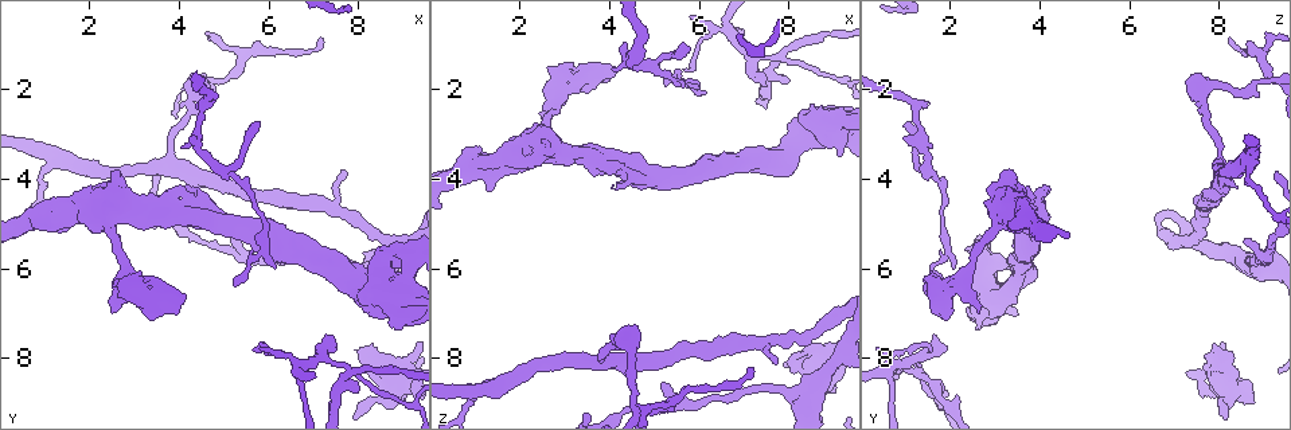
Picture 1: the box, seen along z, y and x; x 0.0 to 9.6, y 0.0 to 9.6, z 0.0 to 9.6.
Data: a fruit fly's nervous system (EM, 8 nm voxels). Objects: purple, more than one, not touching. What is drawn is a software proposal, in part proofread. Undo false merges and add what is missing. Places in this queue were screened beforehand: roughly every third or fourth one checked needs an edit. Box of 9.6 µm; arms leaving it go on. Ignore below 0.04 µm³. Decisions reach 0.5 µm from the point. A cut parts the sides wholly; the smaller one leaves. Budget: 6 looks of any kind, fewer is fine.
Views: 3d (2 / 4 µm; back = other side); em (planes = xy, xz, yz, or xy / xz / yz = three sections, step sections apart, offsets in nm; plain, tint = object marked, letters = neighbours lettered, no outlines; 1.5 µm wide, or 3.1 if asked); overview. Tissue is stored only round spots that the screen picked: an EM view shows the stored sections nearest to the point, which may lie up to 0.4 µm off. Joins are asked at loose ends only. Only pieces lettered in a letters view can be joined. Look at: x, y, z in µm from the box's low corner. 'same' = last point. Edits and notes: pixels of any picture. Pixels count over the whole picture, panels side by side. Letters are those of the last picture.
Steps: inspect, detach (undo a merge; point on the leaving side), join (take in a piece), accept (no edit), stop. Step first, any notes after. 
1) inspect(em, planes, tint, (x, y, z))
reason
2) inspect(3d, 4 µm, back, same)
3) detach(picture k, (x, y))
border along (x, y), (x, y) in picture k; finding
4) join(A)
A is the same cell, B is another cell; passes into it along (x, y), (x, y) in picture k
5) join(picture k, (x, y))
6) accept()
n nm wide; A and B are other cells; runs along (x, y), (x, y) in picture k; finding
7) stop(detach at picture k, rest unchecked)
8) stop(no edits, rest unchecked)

inspect(3d, 2 µm, back, (7.75, 8.25, 1.30))
looks like a crossing

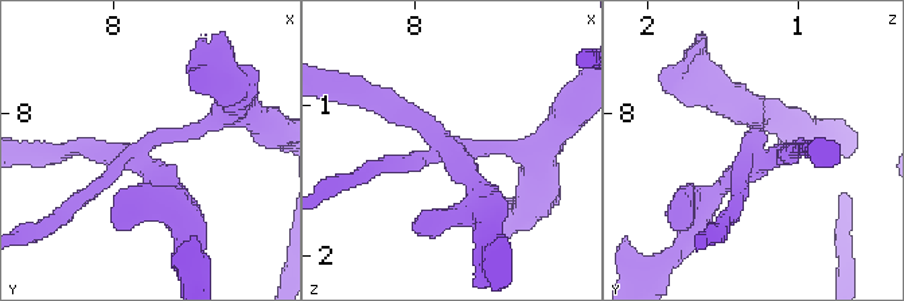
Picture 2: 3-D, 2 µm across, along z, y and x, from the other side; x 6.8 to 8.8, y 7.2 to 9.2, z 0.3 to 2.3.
inspect(em, planes, plain, (7.80, 8.26, 1.26))
need the tissue

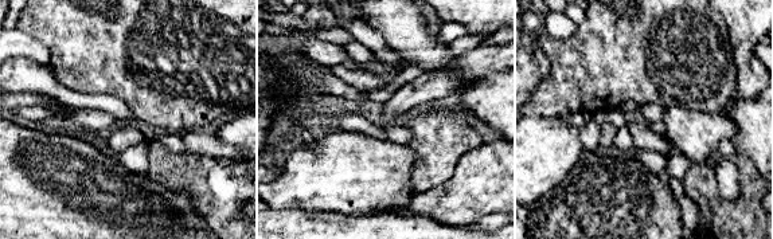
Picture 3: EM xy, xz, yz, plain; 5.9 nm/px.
inspect(em, planes, letters, same)

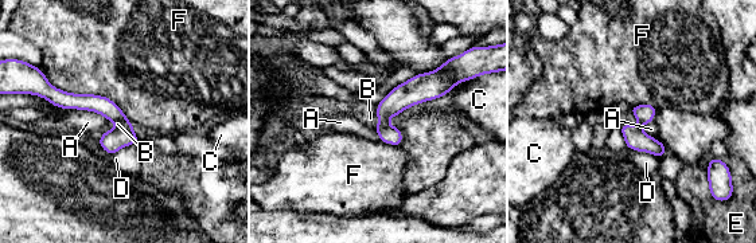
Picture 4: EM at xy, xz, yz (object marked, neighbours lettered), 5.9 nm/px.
detach(picture 4, (113, 140))
A, B, C, D, E and F are other cells; border along (121, 122), (131, 125) in picture 4; a second neuron is stuck on

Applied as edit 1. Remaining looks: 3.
inspect(3d, 4 µm, (9.05, 8.95, 8.65))
free end

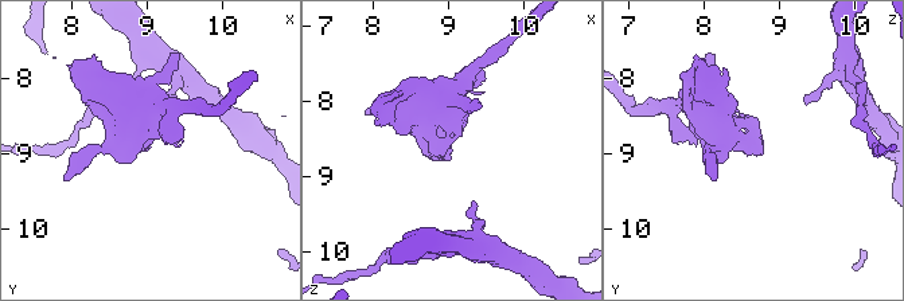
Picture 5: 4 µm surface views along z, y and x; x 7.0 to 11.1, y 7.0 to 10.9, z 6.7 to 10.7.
inspect(em, planes, letters, (9.00, 8.95, 8.70))

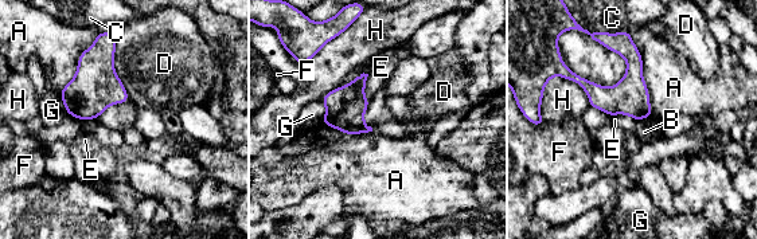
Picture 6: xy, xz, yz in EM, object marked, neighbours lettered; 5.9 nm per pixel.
accept()
A, B, C, D, E, F, G and H are other cells; border along (114, 35), (114, 73), (129, 100) in picture 6; none of them fits

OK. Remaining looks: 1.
stop(detach at picture 4, rest unchecked)

